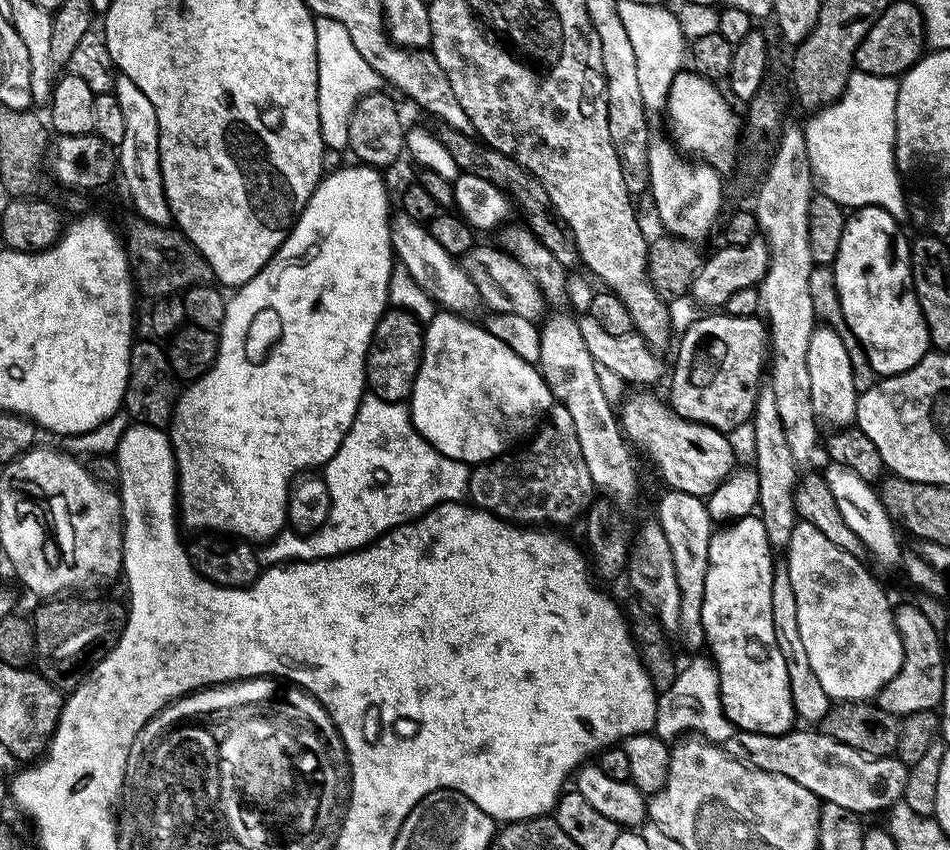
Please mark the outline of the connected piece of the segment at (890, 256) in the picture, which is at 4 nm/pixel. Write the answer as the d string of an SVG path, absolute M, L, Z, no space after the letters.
M857 208L844 221L842 246L838 246L834 271L838 298L846 326L856 341L864 347L866 358L877 377L897 376L913 366L930 351L926 322L918 306L916 291L912 289L910 240L900 236L901 225L881 208Z

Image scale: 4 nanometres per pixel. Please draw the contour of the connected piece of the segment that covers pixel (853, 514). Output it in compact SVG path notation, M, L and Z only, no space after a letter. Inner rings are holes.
M830 462L826 464L822 475L830 489L830 494L841 511L842 518L849 523L850 530L858 534L862 544L866 546L871 559L875 559L882 566L899 565L904 556L898 536L895 533L895 521L886 511L879 493L867 480L860 479L853 471L846 469L840 463Z

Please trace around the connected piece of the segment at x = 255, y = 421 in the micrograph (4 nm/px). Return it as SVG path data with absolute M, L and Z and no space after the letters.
M359 162L353 165L353 168L341 166L329 171L321 179L310 202L302 210L300 219L292 228L291 234L282 242L280 249L272 255L270 263L257 276L250 278L250 282L235 289L227 297L226 318L220 323L218 329L220 349L216 355L216 361L206 374L191 381L176 399L170 435L178 473L178 512L185 529L208 528L204 530L227 534L229 537L249 542L271 540L285 527L288 518L288 494L294 483L294 477L305 470L316 470L316 467L319 469L327 465L338 450L338 446L342 446L354 422L360 400L366 395L364 367L368 357L368 347L381 316L389 307L388 287L394 267L394 255L391 244L390 211L388 212L388 188L380 177L383 176L381 169L370 168Z

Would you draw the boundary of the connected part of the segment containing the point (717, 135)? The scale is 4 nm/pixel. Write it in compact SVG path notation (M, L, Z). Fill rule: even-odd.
M682 70L670 86L666 117L668 116L668 124L672 127L671 139L681 153L699 158L717 172L727 174L731 168L733 171L738 160L742 120L741 117L740 120L736 117L735 110L728 105L729 97L716 88L719 87L713 81L699 76L697 72Z

